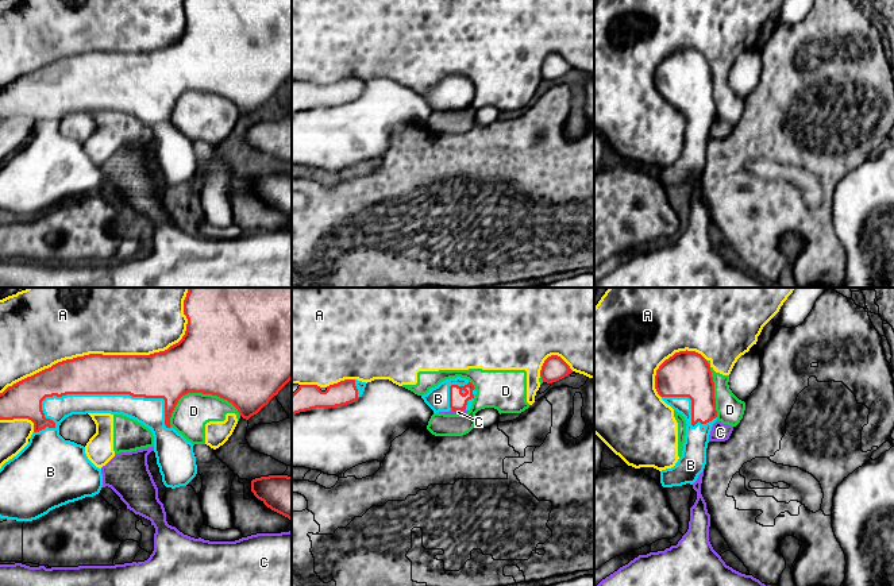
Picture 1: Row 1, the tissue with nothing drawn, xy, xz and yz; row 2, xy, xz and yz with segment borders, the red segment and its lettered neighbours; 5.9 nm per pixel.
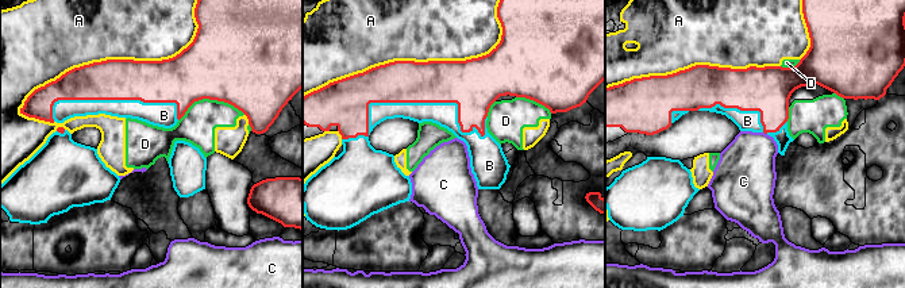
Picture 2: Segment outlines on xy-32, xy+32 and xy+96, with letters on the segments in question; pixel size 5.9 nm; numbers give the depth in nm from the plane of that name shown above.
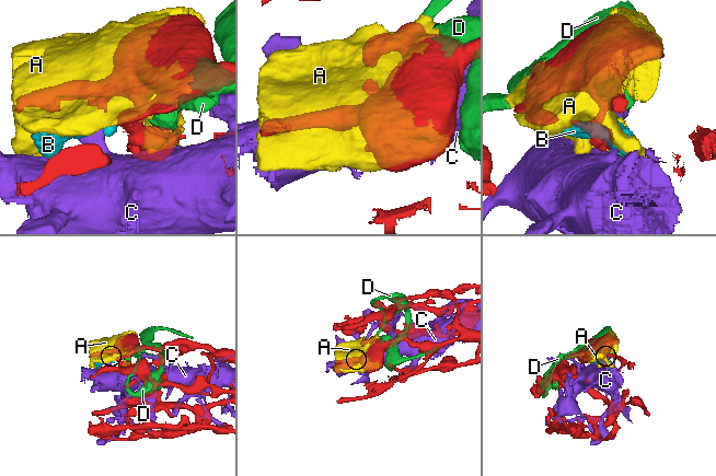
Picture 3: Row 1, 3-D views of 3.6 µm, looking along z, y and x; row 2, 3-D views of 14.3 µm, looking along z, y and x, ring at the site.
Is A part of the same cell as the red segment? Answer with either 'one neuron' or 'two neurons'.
two neurons

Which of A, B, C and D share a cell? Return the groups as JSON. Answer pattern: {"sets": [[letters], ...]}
{"sets": [["A", "D"], ["B"], ["C"]]}

